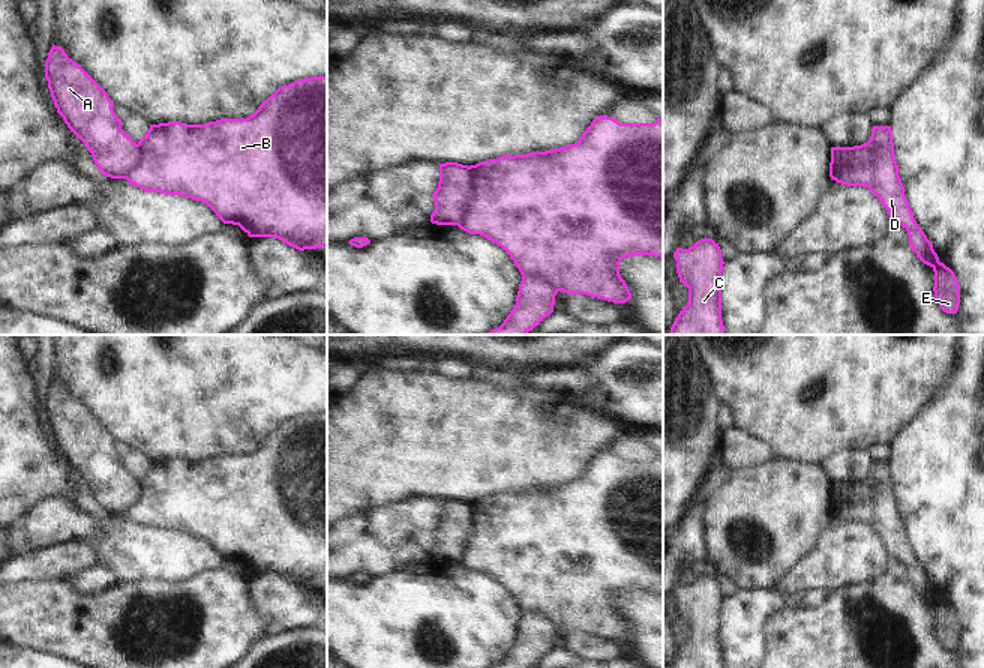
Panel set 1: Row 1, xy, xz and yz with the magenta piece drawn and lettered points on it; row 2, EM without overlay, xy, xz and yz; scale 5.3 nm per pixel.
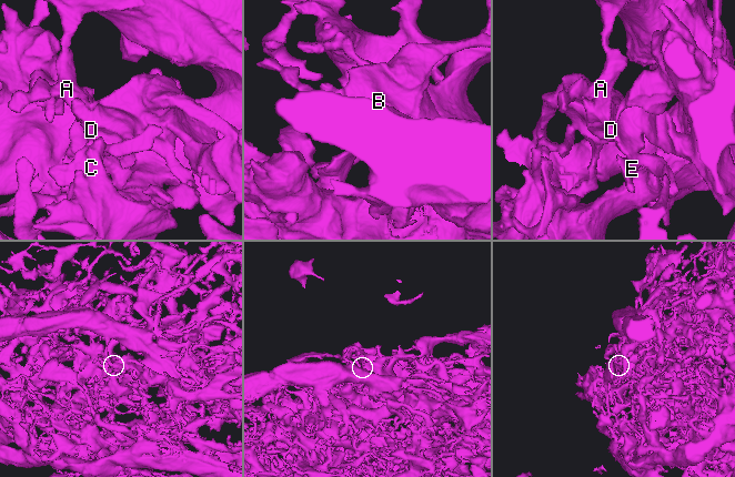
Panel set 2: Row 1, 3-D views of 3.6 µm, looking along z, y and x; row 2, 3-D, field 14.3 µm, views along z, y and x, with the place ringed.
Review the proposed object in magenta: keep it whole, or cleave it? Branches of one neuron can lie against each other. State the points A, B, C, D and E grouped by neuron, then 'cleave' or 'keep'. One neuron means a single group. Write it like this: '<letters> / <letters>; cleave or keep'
A C E / B D; cleave

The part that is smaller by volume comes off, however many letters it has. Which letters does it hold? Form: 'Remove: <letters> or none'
Remove: B, D

